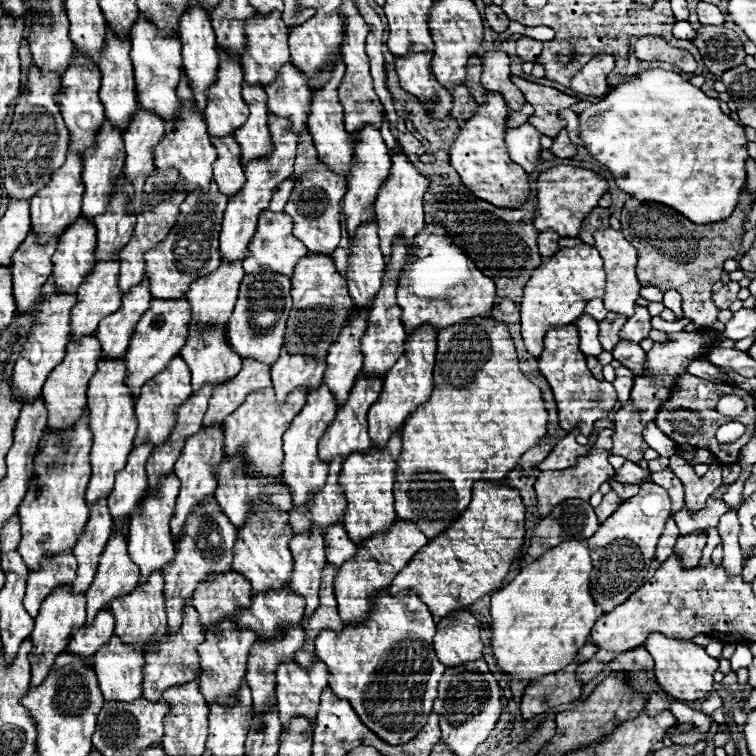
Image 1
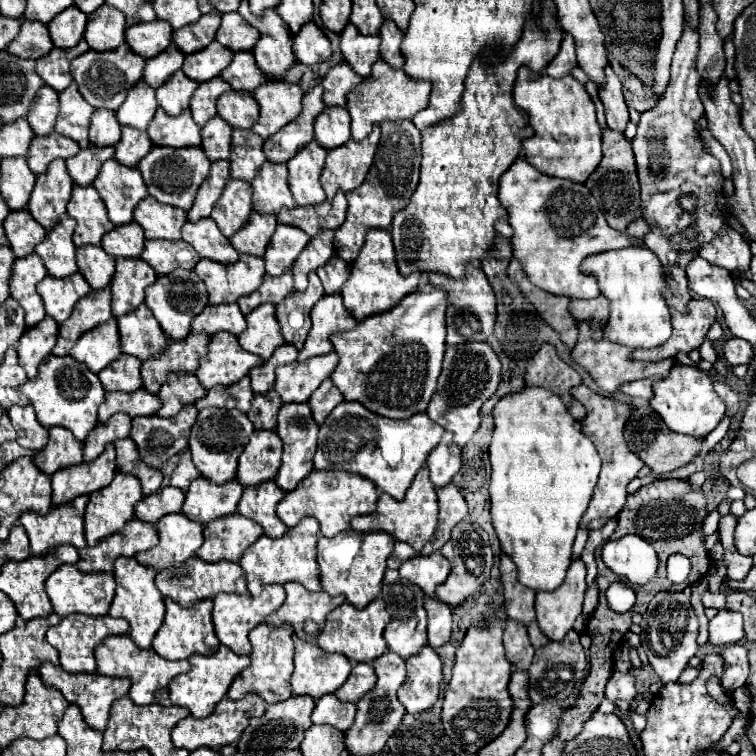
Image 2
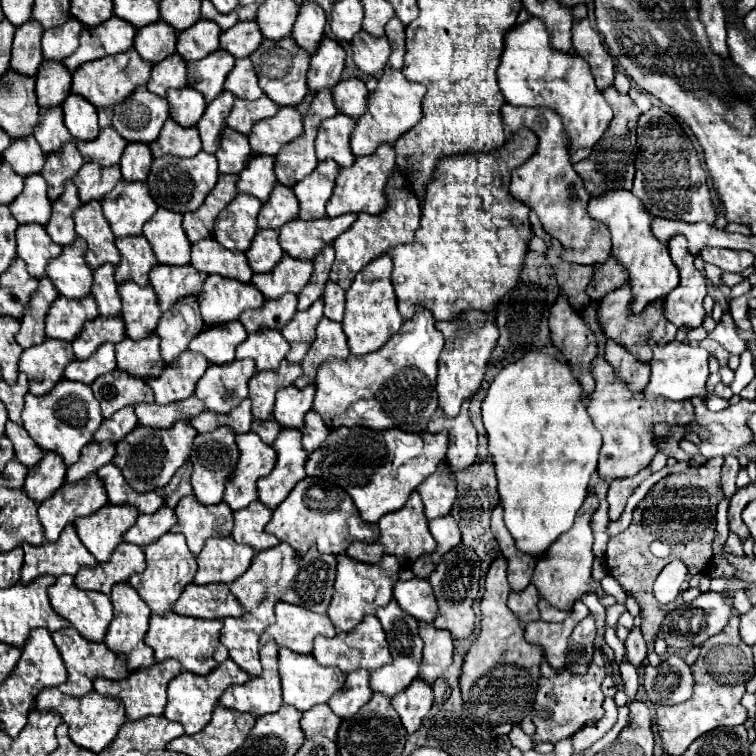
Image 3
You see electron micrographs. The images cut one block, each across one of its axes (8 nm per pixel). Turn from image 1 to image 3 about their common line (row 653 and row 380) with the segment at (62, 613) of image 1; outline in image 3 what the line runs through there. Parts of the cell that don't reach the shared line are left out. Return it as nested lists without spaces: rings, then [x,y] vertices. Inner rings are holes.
[[[46,338],[42,344],[24,350],[18,366],[30,378],[30,394],[46,396],[64,378],[64,368],[72,360],[76,356],[70,342]]]

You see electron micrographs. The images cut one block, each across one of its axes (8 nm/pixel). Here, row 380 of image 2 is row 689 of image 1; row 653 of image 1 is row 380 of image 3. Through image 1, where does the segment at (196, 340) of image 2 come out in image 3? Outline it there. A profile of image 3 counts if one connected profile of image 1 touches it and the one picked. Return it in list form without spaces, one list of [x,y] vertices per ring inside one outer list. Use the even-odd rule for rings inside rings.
[[[186,350],[180,354],[180,360],[166,366],[158,378],[148,378],[146,384],[154,390],[156,404],[180,402],[194,394],[194,386],[206,368],[208,360],[204,360],[204,356]]]

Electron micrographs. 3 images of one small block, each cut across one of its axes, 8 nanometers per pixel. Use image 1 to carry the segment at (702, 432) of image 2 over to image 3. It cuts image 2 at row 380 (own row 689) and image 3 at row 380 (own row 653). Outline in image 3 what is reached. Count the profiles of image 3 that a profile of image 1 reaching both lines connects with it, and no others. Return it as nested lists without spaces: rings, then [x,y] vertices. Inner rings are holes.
[[[668,342],[664,346],[660,344],[650,344],[652,346],[652,374],[650,382],[644,388],[644,394],[648,396],[662,396],[668,400],[684,400],[684,398],[694,398],[706,396],[706,378],[708,378],[708,352],[704,348],[696,348],[684,342]]]

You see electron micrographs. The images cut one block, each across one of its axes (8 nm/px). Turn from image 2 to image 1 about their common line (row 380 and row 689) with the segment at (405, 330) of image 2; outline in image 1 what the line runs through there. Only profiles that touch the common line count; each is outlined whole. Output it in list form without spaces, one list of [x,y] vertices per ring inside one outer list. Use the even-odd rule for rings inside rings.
[[[382,590],[376,592],[370,614],[364,622],[344,624],[340,632],[322,630],[316,636],[316,656],[328,666],[328,684],[332,686],[332,692],[342,700],[348,700],[360,720],[386,744],[402,746],[414,740],[426,724],[426,718],[432,710],[432,700],[436,698],[438,680],[444,674],[444,664],[436,660],[436,652],[432,648],[434,632],[434,616],[428,612],[426,604],[416,592],[404,590],[396,596],[390,596],[388,590]]]

